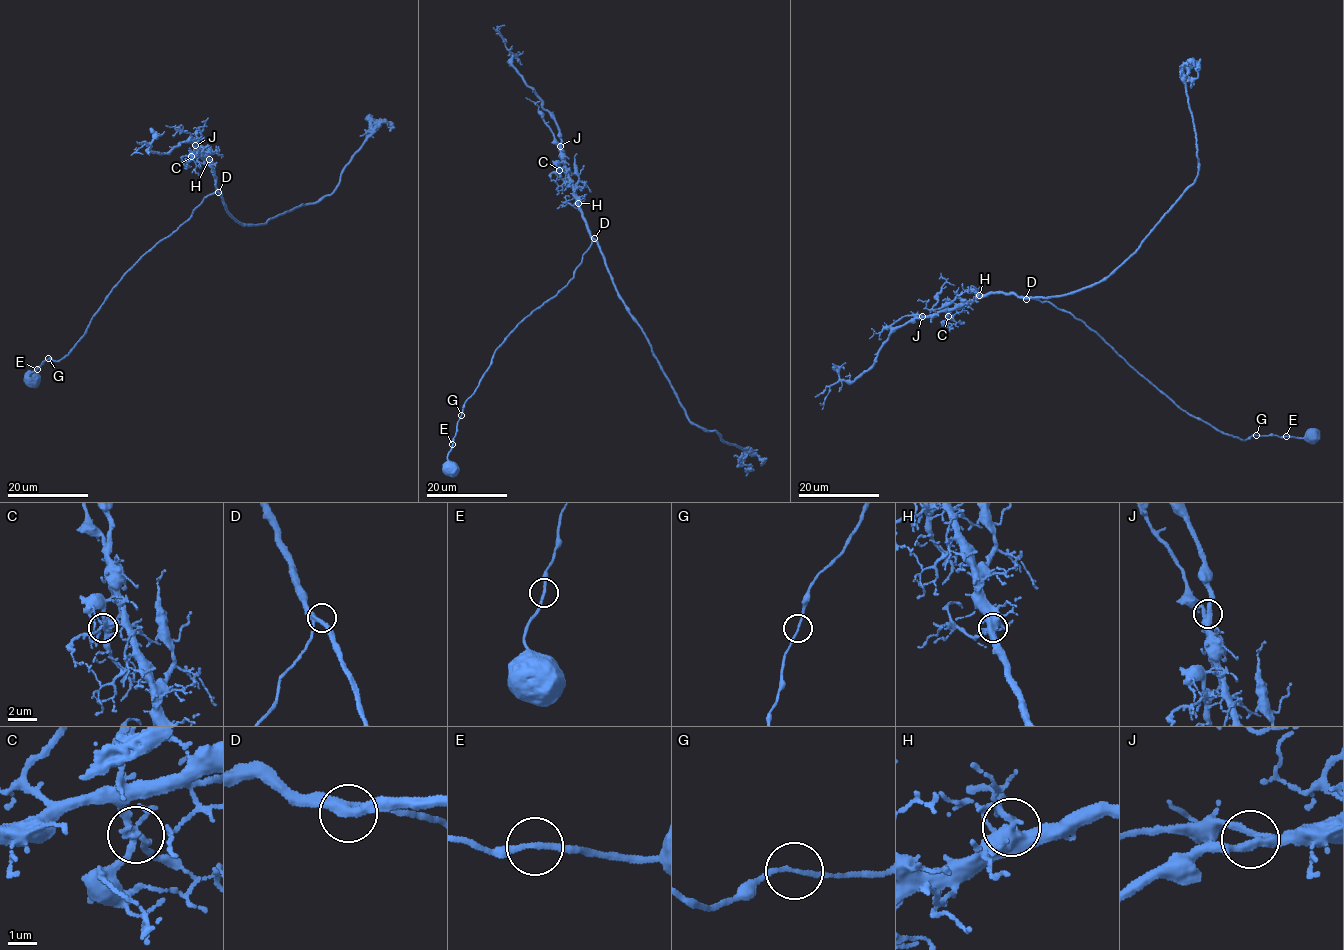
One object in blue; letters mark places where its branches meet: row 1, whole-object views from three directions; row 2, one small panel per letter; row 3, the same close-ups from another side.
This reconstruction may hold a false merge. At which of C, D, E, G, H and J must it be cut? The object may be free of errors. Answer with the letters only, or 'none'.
none

